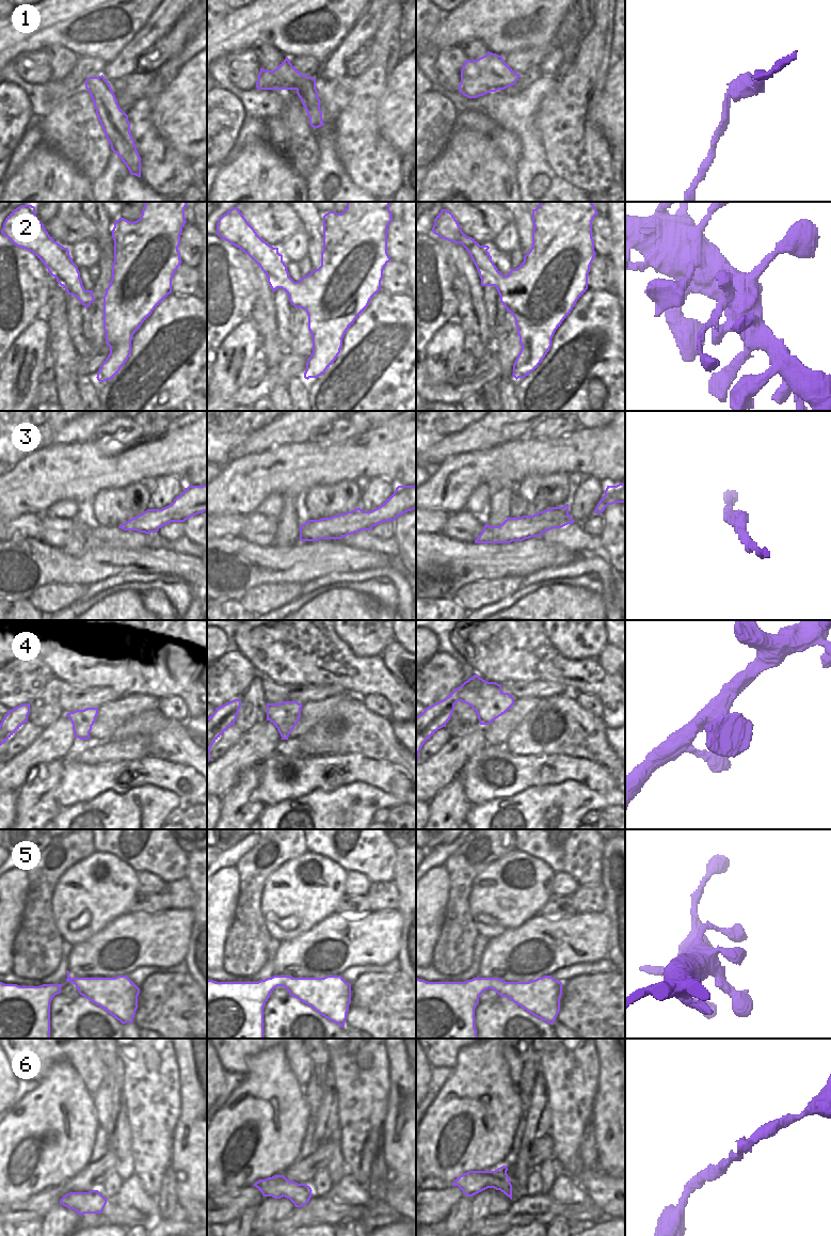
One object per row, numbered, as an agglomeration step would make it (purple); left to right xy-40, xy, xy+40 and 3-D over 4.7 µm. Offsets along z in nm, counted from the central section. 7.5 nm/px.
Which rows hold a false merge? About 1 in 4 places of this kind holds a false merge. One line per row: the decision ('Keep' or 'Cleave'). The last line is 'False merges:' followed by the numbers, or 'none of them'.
1: Keep
2: Keep
3: Keep
4: Keep
5: Keep
6: Keep
False merges: none of them

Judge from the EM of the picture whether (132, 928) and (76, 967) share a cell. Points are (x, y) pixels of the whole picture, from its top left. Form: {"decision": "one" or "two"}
{"decision": "one"}

